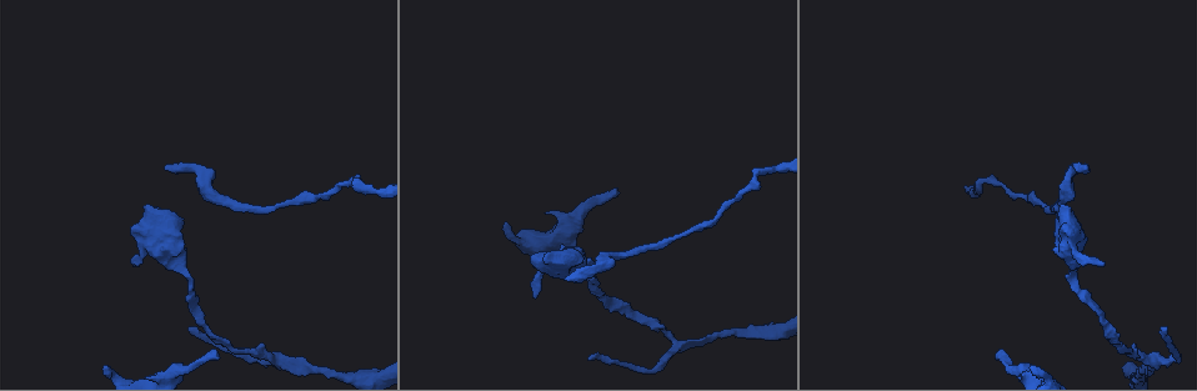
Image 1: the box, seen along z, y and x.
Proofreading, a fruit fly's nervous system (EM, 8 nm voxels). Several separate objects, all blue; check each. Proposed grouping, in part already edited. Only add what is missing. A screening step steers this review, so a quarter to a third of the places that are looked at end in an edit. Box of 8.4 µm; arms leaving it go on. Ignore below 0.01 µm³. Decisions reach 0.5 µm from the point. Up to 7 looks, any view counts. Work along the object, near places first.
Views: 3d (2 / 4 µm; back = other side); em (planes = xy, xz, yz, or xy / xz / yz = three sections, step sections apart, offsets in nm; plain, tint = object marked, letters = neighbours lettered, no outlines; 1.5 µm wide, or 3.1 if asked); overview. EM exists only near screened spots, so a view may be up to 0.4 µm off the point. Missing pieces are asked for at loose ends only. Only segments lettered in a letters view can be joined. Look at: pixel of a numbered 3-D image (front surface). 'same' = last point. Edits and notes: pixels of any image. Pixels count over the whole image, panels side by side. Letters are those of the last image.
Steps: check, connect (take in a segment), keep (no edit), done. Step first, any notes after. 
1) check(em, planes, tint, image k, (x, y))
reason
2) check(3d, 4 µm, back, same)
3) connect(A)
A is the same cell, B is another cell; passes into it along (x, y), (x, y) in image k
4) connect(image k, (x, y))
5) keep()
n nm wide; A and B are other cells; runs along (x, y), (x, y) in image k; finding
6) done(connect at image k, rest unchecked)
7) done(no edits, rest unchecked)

check(3d, 4 µm, back, image 1, (1085, 167))
an open end

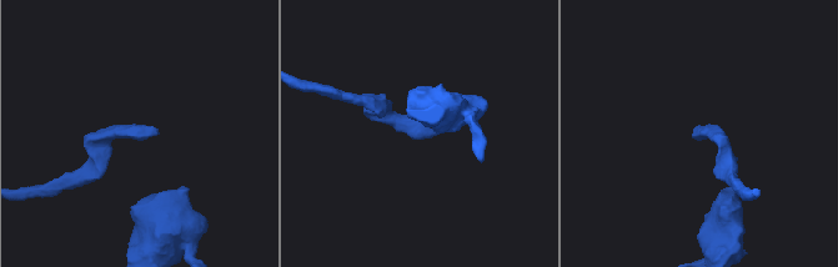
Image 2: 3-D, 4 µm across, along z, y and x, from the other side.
check(em, yz, step 8, plain, image 2, (697, 130))

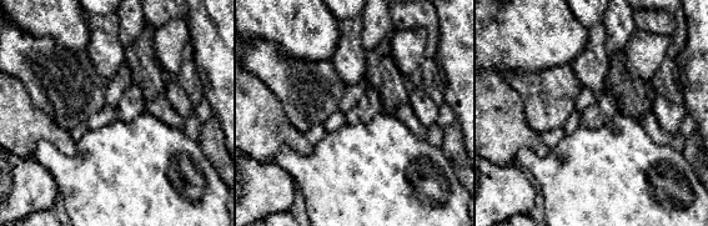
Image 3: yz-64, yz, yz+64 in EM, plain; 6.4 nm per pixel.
check(em, yz, step 8, letters, same)
what lies round it

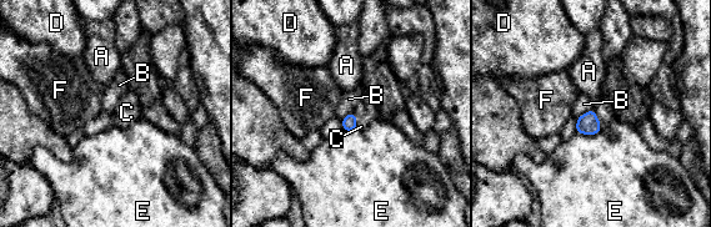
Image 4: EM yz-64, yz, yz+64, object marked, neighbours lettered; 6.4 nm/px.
connect(C)
C is the same cell, A, B, D, E and F are other cells; passes into it along (587, 124), (597, 119), (604, 109) in image 4; it goes on there

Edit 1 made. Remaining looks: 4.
check(overview)

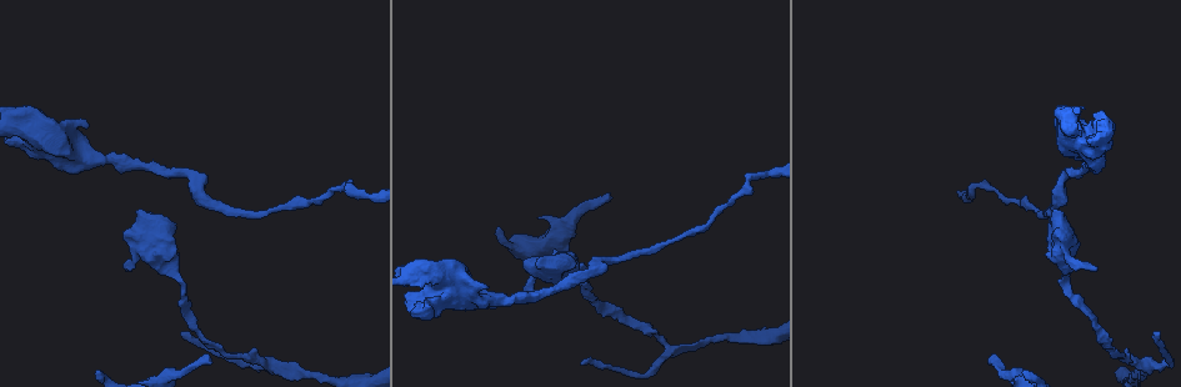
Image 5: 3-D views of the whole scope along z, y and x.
check(em, yz, step 4, letters, image 5, (497, 229))
branch stops here

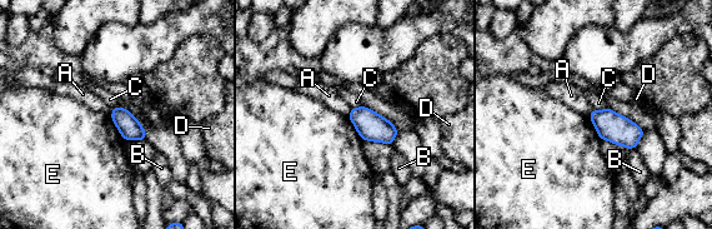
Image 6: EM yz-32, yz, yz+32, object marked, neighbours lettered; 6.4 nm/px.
check(em, planes, letters, same)
another direction

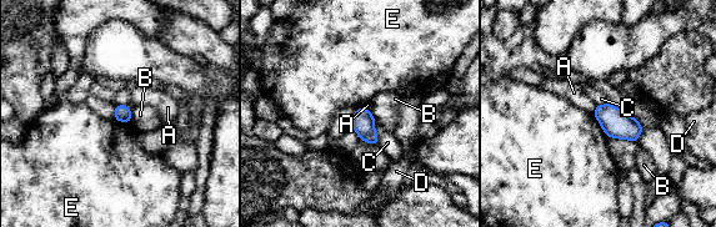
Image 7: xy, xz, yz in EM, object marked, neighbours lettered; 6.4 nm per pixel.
keep()
A, B, C, D and E are other cells; border along (592, 114), (607, 137) in image 7; none of them fits

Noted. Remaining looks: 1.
done(connect at image 4, rest unchecked)

